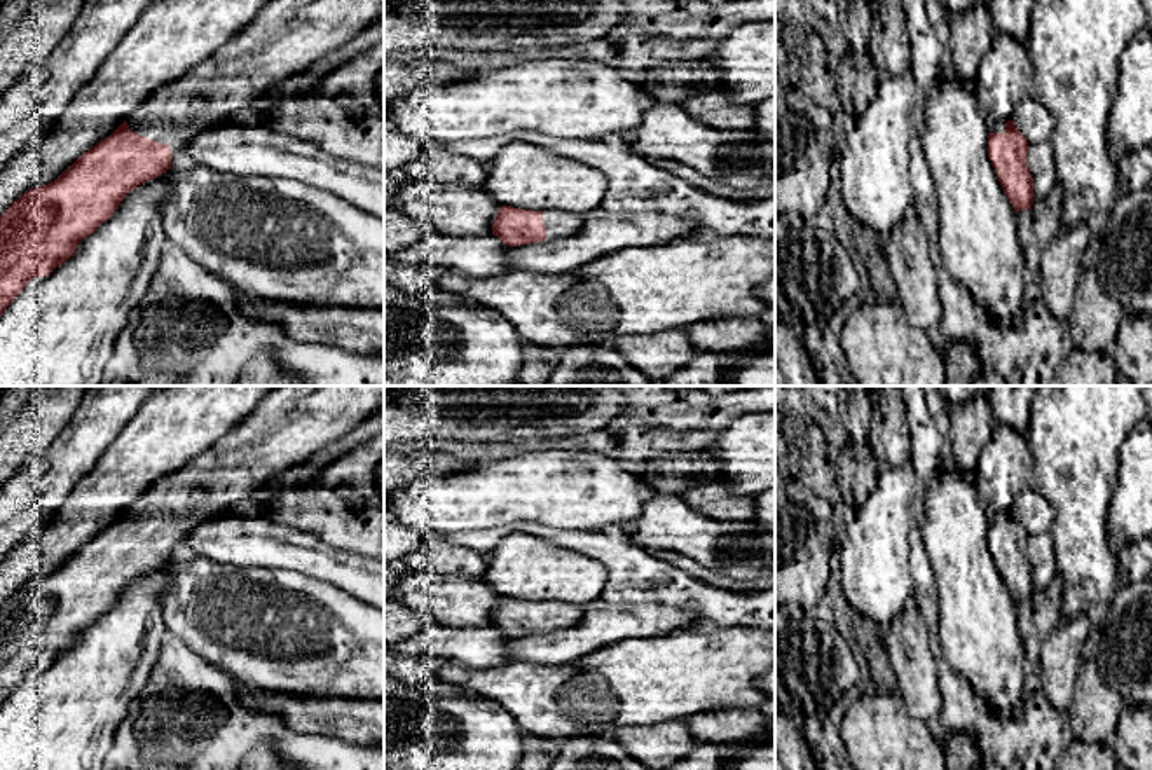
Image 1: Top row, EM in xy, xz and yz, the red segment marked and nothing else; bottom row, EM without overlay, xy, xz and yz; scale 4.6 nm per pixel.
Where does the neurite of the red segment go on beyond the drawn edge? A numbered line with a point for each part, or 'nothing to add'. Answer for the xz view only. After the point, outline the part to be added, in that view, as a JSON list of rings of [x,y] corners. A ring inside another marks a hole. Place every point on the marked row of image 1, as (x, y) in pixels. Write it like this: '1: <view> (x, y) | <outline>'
1: xz (559, 224) | [[[555,210],[543,211],[546,241],[573,236],[583,229],[585,222],[586,222],[586,217],[583,215],[555,211]]]

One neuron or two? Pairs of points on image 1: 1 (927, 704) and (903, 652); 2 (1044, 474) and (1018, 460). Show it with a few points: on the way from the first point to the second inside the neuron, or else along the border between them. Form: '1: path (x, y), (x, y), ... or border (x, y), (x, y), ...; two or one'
1: path (920, 692), (913, 664); one
2: border (1027, 437), (1030, 486); two

